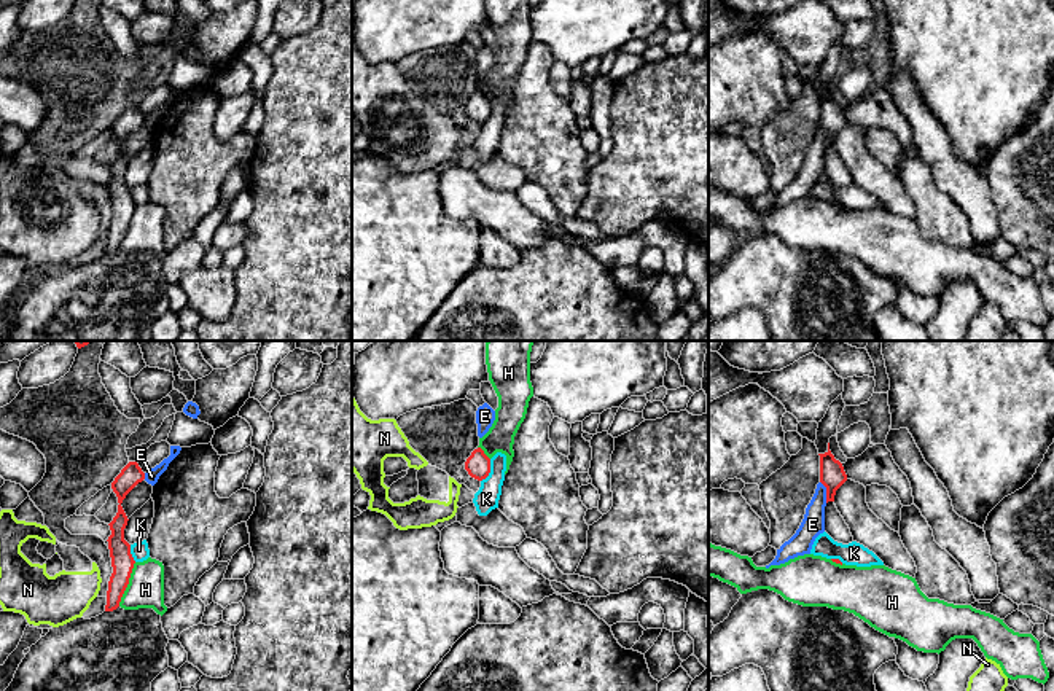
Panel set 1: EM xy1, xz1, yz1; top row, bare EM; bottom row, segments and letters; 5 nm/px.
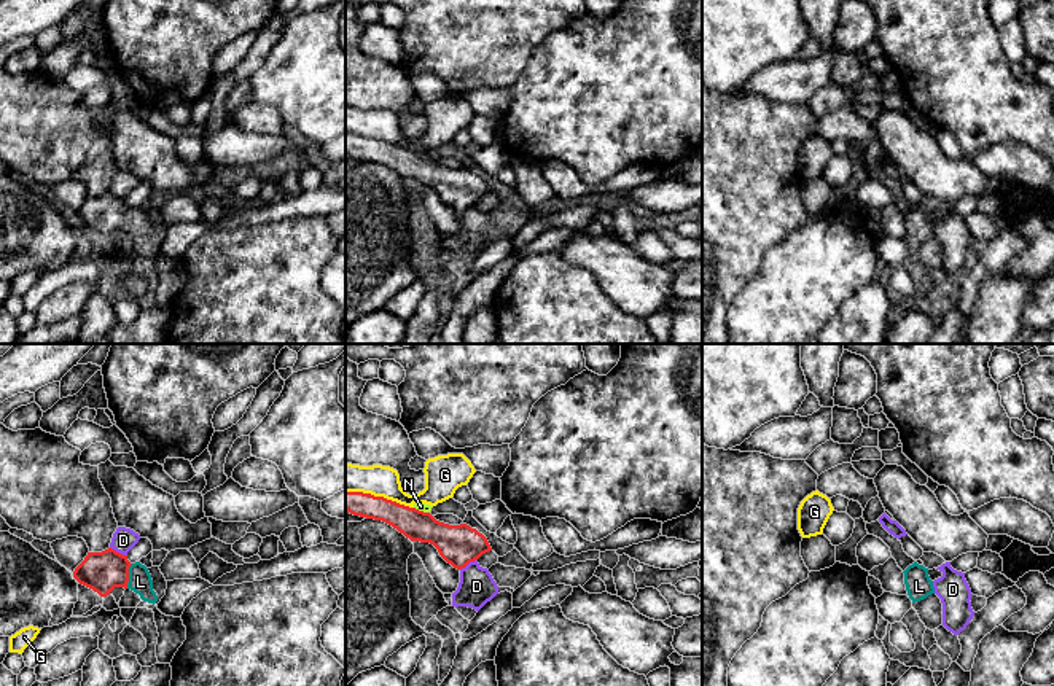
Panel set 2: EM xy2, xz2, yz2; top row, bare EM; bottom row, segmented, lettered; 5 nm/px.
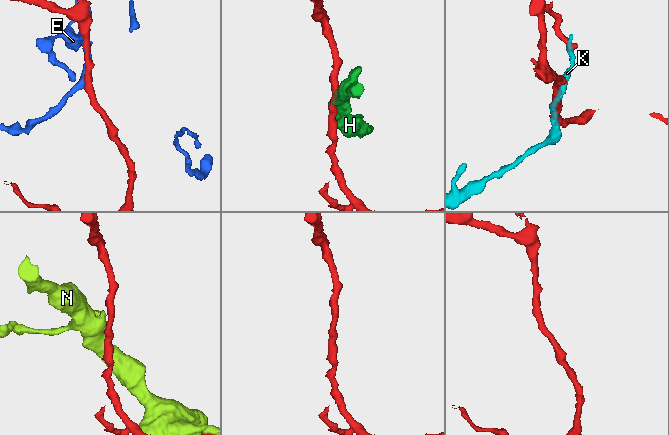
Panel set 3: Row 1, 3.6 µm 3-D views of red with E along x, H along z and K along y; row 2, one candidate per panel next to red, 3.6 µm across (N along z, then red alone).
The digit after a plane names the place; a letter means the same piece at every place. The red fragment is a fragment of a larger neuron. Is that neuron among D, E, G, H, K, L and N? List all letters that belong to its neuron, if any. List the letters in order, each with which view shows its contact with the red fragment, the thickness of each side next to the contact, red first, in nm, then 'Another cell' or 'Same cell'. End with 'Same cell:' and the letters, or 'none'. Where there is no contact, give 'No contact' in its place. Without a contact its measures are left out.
D: Touches red in xy2. Thickness 200 nm (red) against 120 nm. Another cell
E: Touches red in yz1. Thickness 130 nm (red) against 120 nm. Another cell
G: Touches red in xz2. Thickness 160 nm (red) against 160 nm. Another cell
H: Touches red in xy1. Thickness 110 nm (red) against 190 nm. Another cell
K: Touches red in xz1. Thickness 130 nm (red) against 120 nm. Another cell
L: Touches red in xy2. Thickness 200 nm (red) against 120 nm. Same cell
N: Touches red in xz2. Thickness 200 nm (red) against 50 nm. Another cell
Same cell: L

